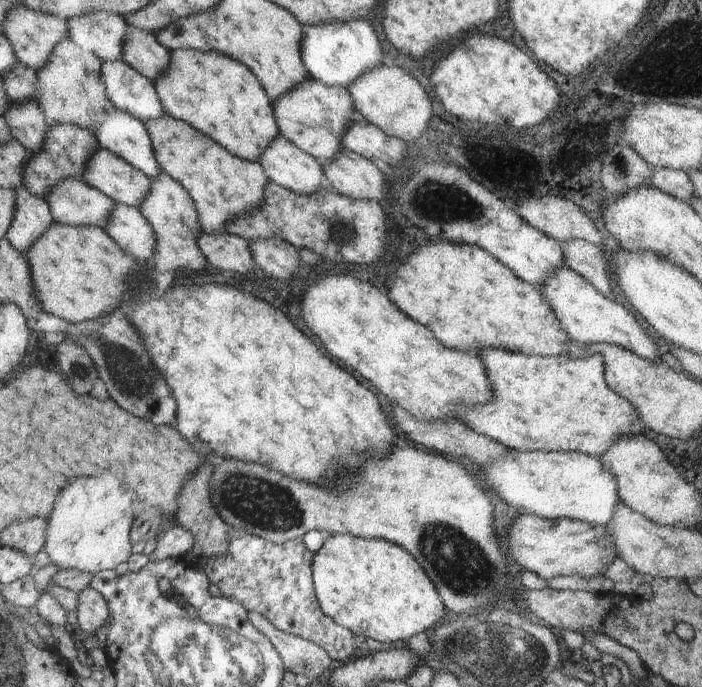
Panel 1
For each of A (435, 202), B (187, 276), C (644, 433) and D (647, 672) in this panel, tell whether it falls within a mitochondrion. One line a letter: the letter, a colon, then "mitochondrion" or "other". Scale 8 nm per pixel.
A: mitochondrion
B: other
C: other
D: other

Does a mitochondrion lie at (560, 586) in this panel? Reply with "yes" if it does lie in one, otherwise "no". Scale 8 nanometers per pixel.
no

